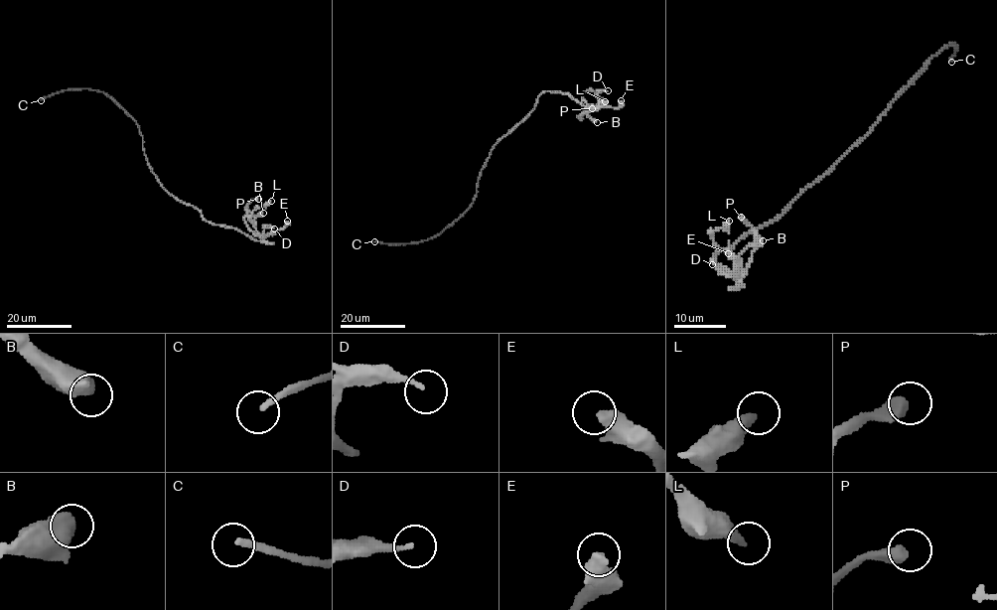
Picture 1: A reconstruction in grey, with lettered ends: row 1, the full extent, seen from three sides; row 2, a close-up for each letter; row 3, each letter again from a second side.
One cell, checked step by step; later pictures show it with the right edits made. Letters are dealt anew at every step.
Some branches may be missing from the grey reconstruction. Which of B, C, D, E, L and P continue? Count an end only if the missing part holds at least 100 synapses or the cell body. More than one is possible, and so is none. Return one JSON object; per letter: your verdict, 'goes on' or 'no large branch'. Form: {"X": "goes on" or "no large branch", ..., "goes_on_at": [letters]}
{"B": "no large branch", "C": "goes on", "D": "no large branch", "E": "no large branch", "L": "no large branch", "P": "no large branch", "goes_on_at": ["C"]}

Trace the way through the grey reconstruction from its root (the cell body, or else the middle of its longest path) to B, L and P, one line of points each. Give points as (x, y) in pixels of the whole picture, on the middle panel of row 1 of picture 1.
B: (495, 145), (530, 112), (546, 90), (567, 93), (596, 109), (594, 106), (588, 106), (588, 115), (597, 122)
L: (495, 145), (530, 112), (546, 90), (567, 93), (594, 109), (584, 98), (585, 91), (593, 90), (605, 101)
P: (495, 145), (530, 112), (546, 90), (567, 93), (597, 108), (588, 108), (579, 118), (592, 108)

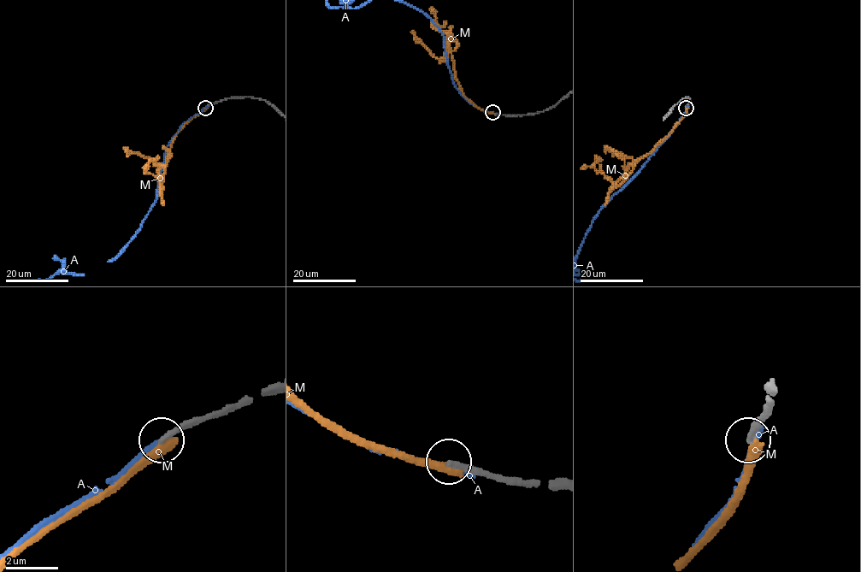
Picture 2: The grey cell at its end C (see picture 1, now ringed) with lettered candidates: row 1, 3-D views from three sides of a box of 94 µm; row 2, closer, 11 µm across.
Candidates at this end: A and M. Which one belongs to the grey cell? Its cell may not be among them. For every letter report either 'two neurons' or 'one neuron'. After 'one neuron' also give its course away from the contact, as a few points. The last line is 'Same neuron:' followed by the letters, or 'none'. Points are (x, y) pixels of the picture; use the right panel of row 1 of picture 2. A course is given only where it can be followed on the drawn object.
A: two neurons
M: two neurons
Same neuron: none

